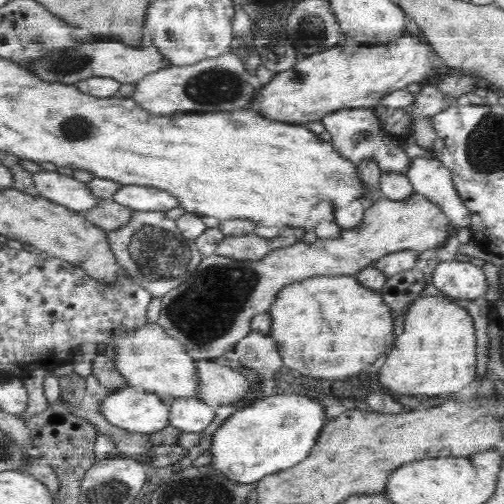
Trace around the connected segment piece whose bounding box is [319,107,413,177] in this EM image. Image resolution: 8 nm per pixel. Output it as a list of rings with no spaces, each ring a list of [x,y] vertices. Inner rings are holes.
[[[352,107],[330,111],[323,114],[319,120],[320,124],[324,126],[324,130],[330,134],[329,142],[333,146],[334,152],[350,164],[357,167],[362,162],[370,161],[382,174],[401,174],[402,177],[407,177],[406,174],[412,168],[413,159],[395,142],[391,142],[387,136],[383,136],[383,132],[377,126],[372,109]]]

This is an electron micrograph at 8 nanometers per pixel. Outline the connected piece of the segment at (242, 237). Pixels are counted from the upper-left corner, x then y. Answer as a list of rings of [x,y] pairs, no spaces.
[[[288,229],[286,232],[277,235],[260,235],[254,233],[227,234],[218,242],[216,254],[237,260],[260,260],[266,254],[270,254],[276,248],[292,246],[300,241],[300,233],[294,229]]]

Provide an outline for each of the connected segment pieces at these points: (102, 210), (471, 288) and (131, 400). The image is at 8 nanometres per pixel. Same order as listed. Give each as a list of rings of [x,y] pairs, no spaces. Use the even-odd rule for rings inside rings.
[[[115,201],[106,202],[98,209],[82,213],[86,221],[106,233],[126,227],[133,220],[135,214],[136,212],[132,208]]]
[[[468,259],[439,262],[431,282],[444,297],[454,300],[478,300],[490,292],[490,280],[482,266]]]
[[[132,386],[111,390],[100,410],[115,428],[134,434],[154,434],[171,425],[165,400]]]

